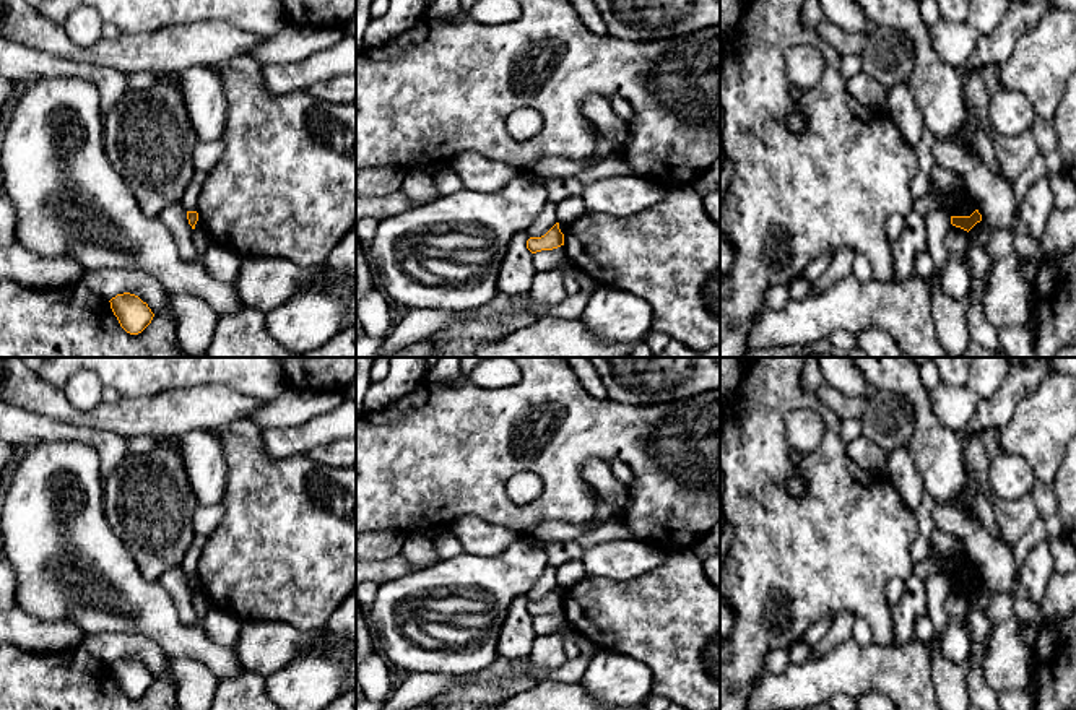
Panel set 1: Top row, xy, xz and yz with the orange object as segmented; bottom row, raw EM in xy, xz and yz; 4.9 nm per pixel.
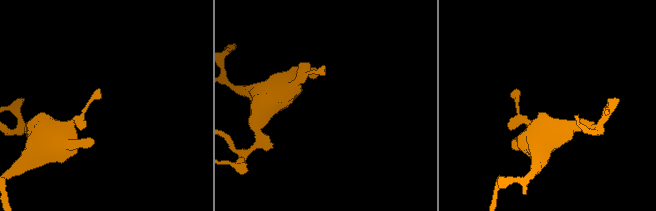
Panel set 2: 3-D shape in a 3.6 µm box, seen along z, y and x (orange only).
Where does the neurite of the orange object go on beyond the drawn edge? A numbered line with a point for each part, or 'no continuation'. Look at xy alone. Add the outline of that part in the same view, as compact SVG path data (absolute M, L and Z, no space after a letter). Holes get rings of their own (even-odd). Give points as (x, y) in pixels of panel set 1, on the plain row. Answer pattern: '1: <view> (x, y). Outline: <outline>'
no continuation

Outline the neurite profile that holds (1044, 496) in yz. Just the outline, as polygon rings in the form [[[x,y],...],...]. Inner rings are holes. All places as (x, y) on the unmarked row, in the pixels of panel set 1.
[[[1037,481],[1030,497],[1034,499],[1037,509],[1039,509],[1039,515],[1042,518],[1047,518],[1050,515],[1055,515],[1058,510],[1058,500],[1055,496],[1055,486],[1053,484],[1045,484],[1042,481]]]

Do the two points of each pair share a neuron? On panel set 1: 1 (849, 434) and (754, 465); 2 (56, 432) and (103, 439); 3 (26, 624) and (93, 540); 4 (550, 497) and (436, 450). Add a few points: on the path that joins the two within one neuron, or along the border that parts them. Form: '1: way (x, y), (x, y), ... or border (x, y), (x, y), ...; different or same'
1: border (841, 421), (841, 439), (846, 445); different
2: way (67, 432), (91, 436); same
3: border (17, 600), (28, 613), (39, 619), (70, 621); different
4: way (522, 512), (504, 512), (464, 473); same

